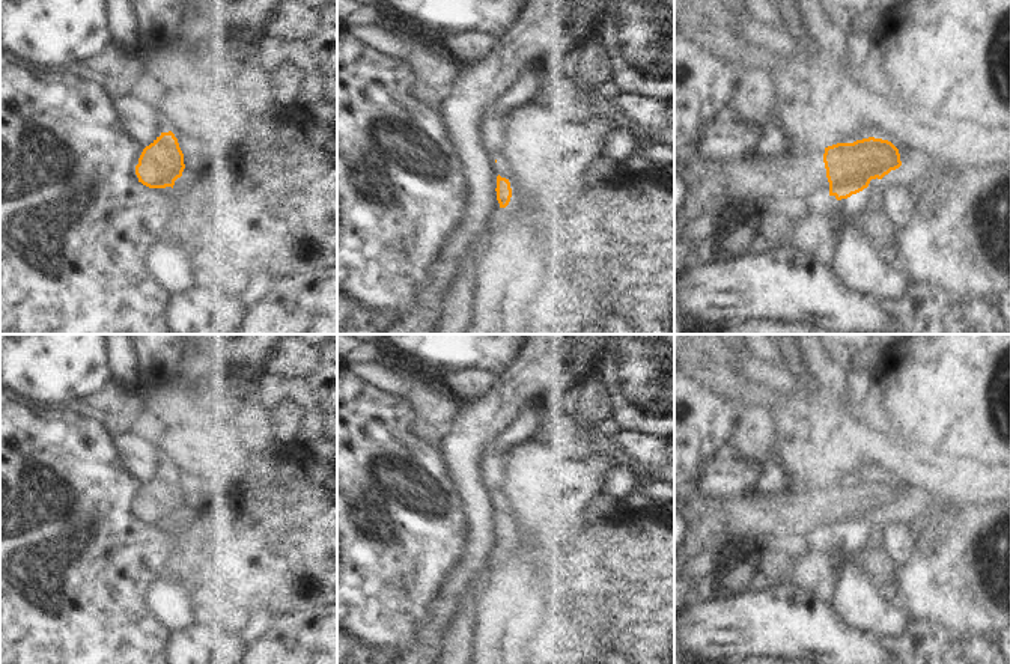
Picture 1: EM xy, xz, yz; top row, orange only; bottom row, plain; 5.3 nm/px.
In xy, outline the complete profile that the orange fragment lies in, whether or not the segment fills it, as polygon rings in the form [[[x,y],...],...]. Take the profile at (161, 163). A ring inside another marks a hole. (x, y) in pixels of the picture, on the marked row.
[[[172,131],[161,132],[146,146],[135,166],[138,182],[149,188],[166,188],[175,185],[185,169],[184,154]]]

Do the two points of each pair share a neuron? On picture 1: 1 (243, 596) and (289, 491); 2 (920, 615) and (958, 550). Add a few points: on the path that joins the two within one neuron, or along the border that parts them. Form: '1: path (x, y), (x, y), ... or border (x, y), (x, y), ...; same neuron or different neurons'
1: path (246, 571), (289, 527), (289, 517); same neuron
2: path (932, 598), (958, 572), (958, 566); same neuron

